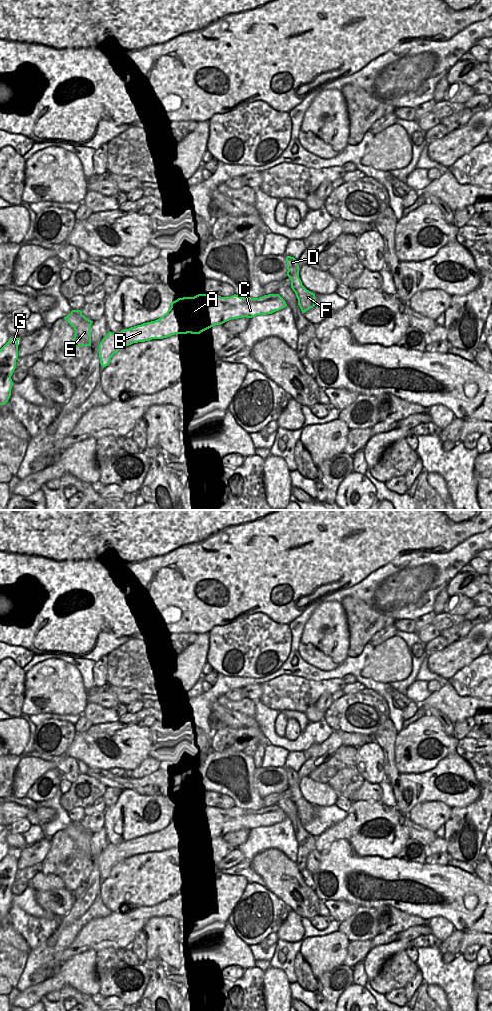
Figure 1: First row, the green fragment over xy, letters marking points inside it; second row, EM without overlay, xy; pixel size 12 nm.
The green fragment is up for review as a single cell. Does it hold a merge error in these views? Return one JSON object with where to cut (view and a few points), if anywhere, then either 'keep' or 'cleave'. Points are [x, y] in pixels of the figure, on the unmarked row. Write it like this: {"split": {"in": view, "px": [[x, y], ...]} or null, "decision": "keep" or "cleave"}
{"split": null, "decision": "keep"}

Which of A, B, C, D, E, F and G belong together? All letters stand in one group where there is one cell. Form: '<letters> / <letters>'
A B C D E F G

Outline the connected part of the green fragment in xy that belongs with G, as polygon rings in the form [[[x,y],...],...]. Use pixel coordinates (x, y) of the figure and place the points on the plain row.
[[[10,849],[10,852],[0,861],[0,917],[5,917],[11,908],[14,896],[11,888],[18,871],[19,851]]]

